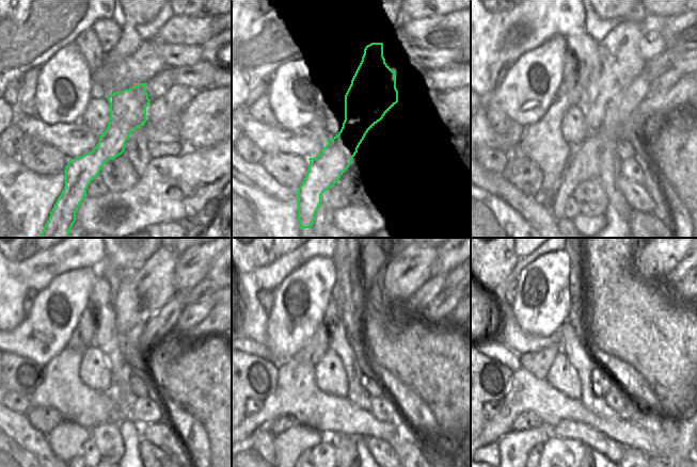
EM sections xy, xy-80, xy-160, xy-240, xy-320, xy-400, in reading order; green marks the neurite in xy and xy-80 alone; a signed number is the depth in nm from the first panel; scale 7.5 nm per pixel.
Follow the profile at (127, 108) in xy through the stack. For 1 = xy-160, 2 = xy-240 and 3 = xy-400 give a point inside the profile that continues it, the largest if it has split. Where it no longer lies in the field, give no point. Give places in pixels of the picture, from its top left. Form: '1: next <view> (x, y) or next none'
1: next xy-160 (617, 84)
2: next xy-240 (147, 300)
3: next xy-400 (662, 263)

